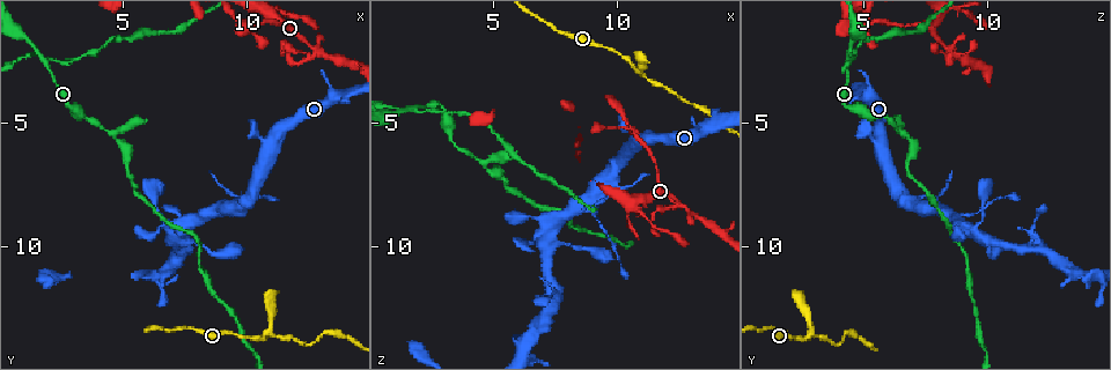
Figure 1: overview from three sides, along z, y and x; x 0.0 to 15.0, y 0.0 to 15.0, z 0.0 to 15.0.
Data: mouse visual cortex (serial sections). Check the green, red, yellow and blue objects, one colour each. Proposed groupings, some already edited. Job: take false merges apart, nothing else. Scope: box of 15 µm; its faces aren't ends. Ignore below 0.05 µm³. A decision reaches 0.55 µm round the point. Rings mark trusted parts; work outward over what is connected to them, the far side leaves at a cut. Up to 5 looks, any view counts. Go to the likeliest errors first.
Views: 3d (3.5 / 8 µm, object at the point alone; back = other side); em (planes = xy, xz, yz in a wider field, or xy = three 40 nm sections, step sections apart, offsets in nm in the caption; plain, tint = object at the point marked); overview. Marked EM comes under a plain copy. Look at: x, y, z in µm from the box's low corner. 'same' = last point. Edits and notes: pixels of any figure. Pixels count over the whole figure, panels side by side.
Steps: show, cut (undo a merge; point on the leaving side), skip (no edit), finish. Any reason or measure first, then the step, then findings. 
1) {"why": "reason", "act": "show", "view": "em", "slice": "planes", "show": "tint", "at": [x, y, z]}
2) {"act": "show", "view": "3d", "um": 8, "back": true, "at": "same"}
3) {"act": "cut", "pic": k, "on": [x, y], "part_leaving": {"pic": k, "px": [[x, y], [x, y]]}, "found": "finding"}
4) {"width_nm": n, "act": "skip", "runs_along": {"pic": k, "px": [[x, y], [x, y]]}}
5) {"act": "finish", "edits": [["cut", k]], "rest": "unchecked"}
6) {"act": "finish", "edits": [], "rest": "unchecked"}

{"why": "sudden change in width", "act": "show", "view": "3d", "um": 3.5, "at": [2.0, 2.5, 4.4]}

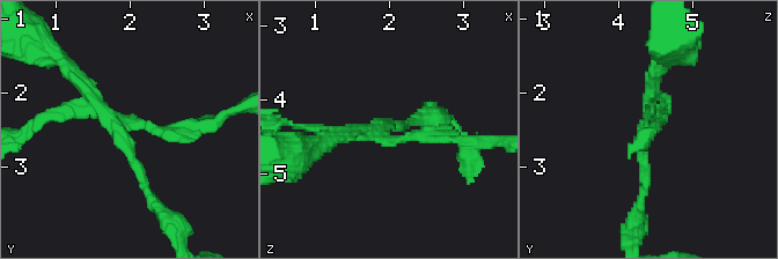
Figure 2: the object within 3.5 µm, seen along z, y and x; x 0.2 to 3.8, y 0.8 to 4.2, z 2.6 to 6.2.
{"arms": 4, "arm_widths_nm": [150, 150, 150, 200], "why": "need the tissue", "act": "show", "view": "em", "slice": "planes", "show": "tint", "at": [1.85, 2.50, 4.45]}

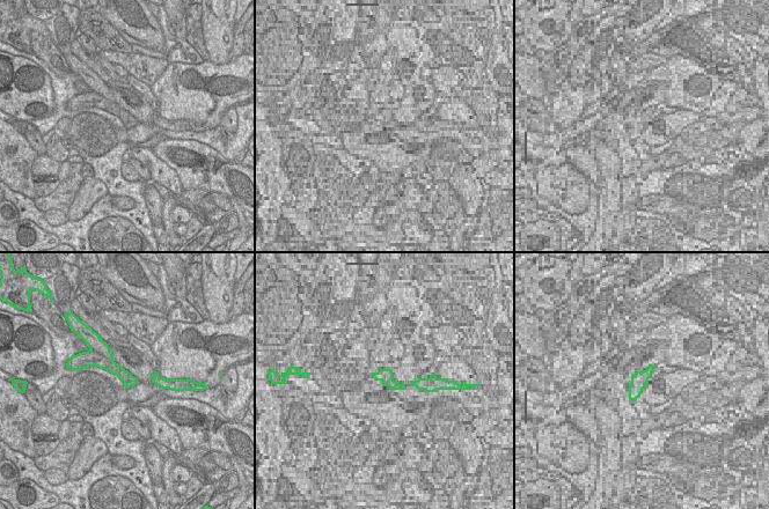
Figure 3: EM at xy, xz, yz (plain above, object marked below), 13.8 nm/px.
{"act": "cut", "pic": 2, "on": [435, 134], "part_leaving": {"pic": 2, "px": [[391, 139], [420, 133], [494, 142]]}, "found": "two cells meet here"}

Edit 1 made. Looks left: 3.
{"why": "three arms meet", "act": "show", "view": "3d", "um": 8, "at": [12.6, 1.9, 8.4]}

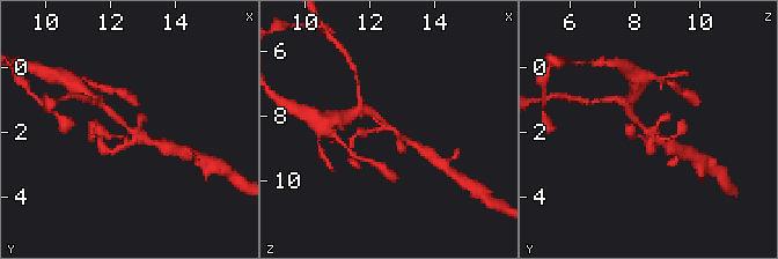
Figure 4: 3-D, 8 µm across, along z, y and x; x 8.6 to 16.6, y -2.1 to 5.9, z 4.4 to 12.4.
{"why": "closer look", "act": "show", "view": "3d", "um": 3.5, "at": [12.7, 2.0, 8.4]}

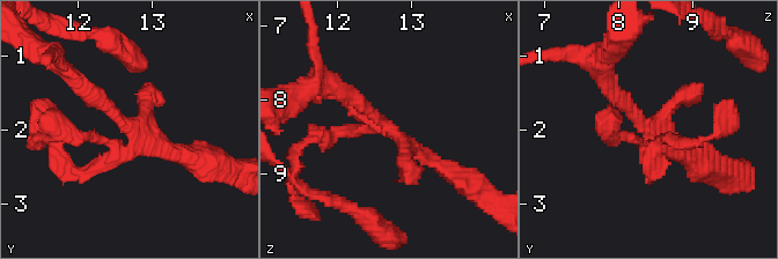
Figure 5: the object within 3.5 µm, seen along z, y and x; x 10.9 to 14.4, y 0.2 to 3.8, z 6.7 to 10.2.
{"why": "now the EM", "act": "show", "view": "em", "slice": "xy", "step": 5, "show": "tint", "at": [12.70, 1.95, 8.35]}

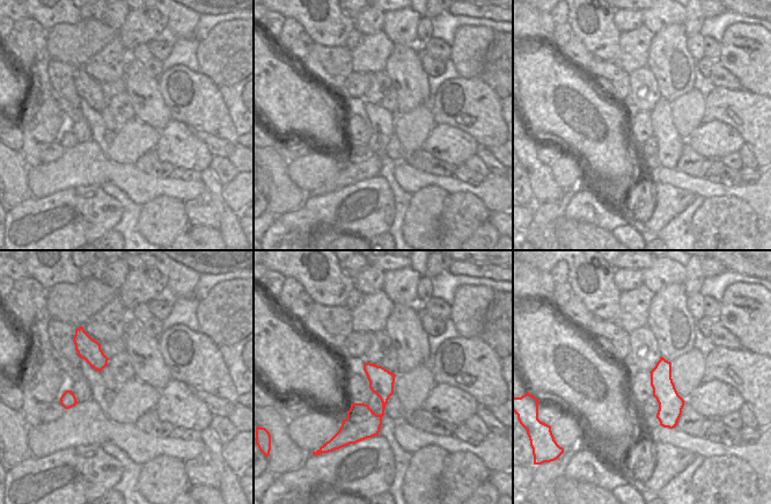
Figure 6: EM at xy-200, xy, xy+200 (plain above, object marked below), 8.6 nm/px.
{"act": "skip", "runs_along": {"pic": 5, "px": [[335, 86], [445, 169]]}, "found": "all the same cell"}

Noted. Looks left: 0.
{"act": "finish", "edits": [["cut", 2]], "rest": "unchecked"}

